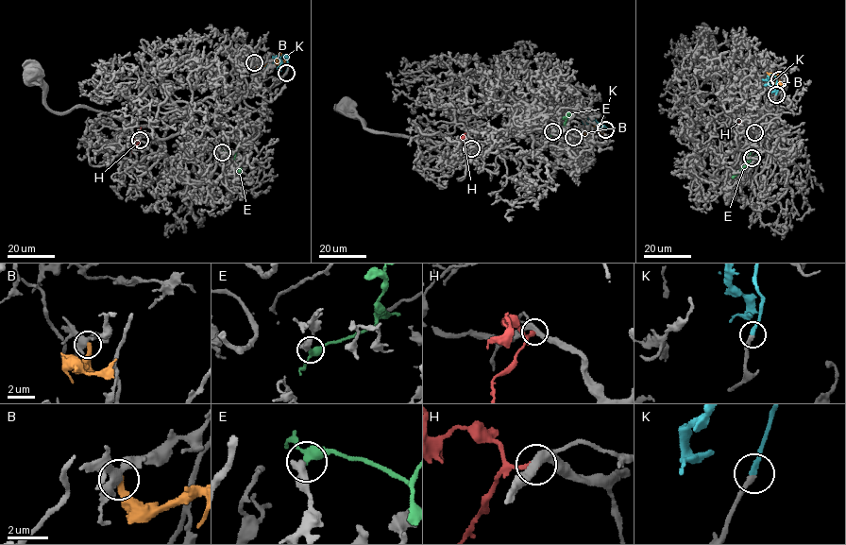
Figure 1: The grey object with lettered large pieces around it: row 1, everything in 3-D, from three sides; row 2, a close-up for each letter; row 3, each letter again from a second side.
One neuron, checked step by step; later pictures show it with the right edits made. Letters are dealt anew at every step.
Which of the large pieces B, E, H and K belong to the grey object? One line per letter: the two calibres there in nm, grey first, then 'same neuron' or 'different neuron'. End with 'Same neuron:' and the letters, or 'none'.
B: 340 nm thick on the grey side, 360 nm on the other; different neuron
E: 480 nm thick on the grey side, 360 nm on the other; different neuron
H: 400 nm thick on the grey side, 300 nm on the other; different neuron
K: 280 nm thick on the grey side, 260 nm on the other; same neuron
Same neuron: K

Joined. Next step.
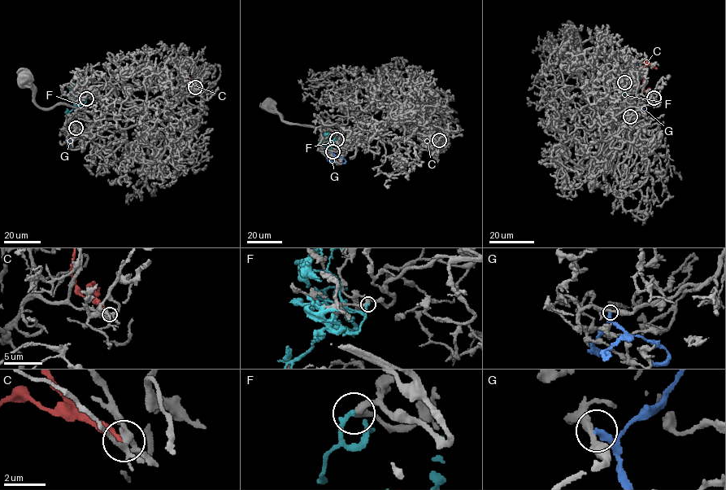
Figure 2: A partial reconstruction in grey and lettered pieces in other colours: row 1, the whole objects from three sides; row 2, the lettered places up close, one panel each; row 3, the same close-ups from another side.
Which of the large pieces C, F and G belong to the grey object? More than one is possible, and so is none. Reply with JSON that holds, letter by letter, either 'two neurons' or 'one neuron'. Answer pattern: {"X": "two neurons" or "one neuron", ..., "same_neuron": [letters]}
{"C": "two neurons", "F": "two neurons", "G": "two neurons", "same_neuron": []}

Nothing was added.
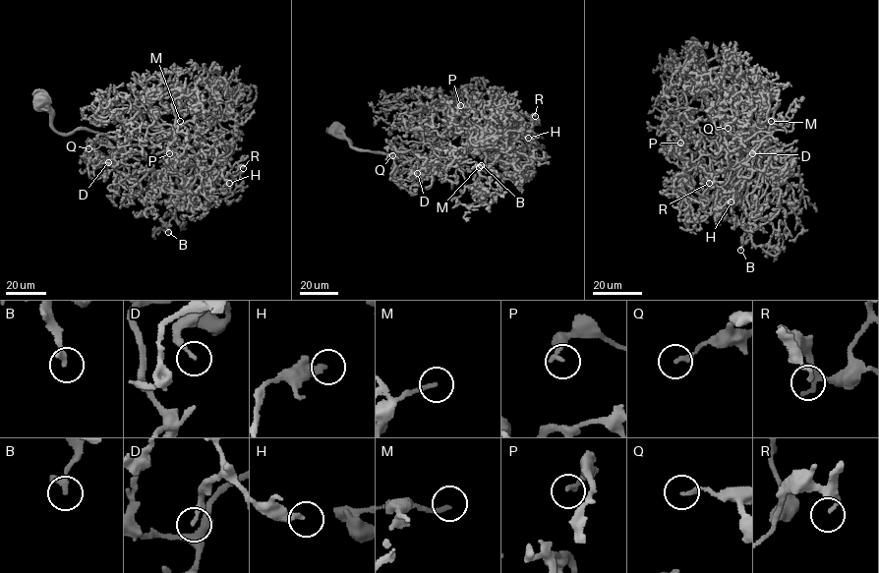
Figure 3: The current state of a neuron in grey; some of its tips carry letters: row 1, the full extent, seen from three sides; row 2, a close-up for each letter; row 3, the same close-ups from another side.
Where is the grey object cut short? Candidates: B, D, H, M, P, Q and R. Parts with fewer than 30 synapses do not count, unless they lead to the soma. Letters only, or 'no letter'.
no letter

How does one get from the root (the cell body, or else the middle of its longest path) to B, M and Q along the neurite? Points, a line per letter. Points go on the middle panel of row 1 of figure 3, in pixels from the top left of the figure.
B: (335, 131), (357, 150), (443, 165), (472, 146), (448, 151), (458, 162), (481, 165)
M: (335, 131), (357, 150), (443, 165), (478, 146), (486, 161), (475, 181), (479, 167)
Q: (335, 131), (357, 150), (443, 165), (472, 147), (425, 143), (421, 150), (392, 155)

